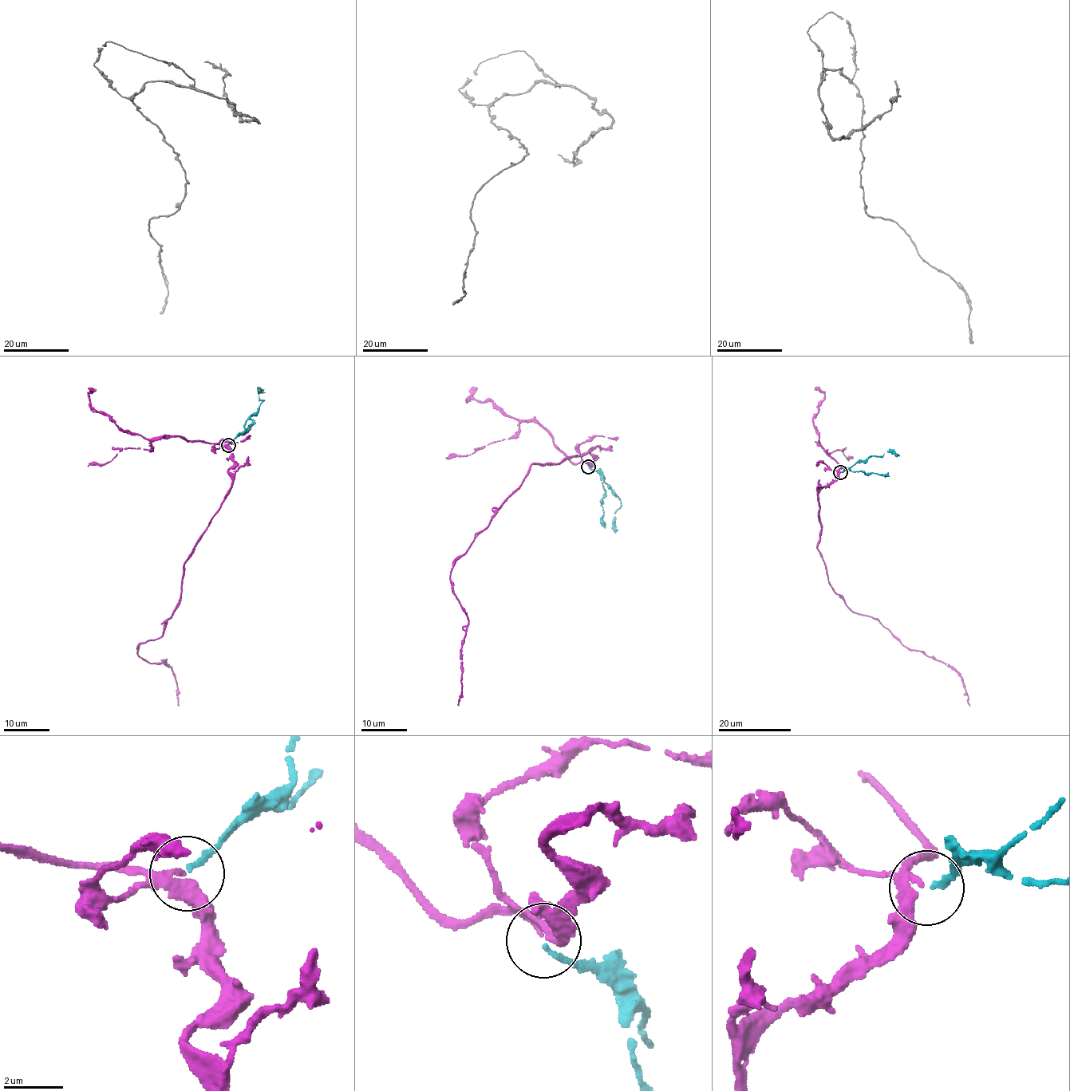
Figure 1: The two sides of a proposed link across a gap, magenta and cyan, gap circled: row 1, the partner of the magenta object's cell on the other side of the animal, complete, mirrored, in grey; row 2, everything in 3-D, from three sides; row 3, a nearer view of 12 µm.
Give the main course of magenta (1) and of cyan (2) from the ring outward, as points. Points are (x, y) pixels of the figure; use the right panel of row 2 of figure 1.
1: (840, 472), (819, 492), (818, 548), (829, 584), (848, 608), (878, 620), (904, 646), (951, 665), (970, 705)
2: (841, 472), (872, 456), (882, 456), (887, 452), (899, 455)

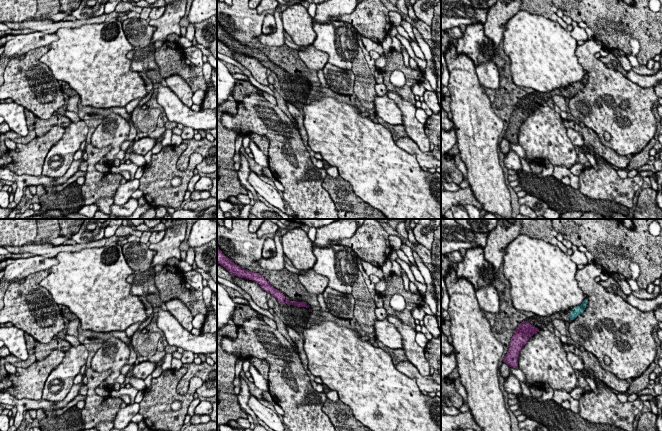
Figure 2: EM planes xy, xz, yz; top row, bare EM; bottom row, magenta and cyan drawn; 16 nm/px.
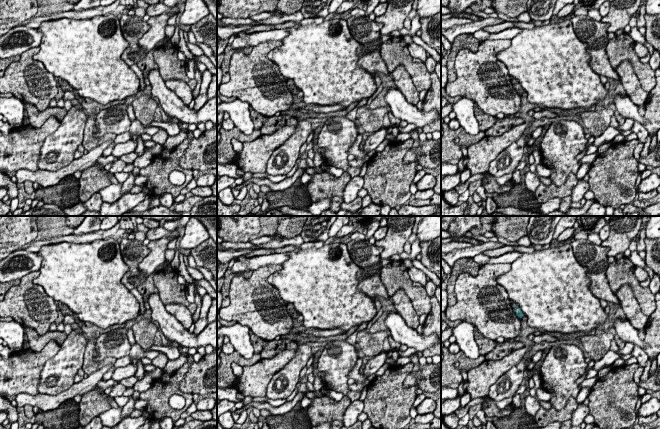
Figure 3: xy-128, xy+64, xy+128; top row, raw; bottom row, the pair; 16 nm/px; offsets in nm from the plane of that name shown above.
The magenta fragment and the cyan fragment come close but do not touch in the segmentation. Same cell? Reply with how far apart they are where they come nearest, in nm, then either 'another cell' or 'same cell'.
550 nm | same cell

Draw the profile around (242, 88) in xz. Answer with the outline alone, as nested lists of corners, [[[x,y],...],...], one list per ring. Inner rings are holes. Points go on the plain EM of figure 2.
[[[235,80],[232,97],[235,101],[242,101],[243,98],[252,93],[263,95],[263,91],[256,88],[249,80]]]

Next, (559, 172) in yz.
[[[554,166],[552,176],[559,181],[564,177],[568,177],[571,181],[570,185],[574,189],[578,189],[580,187],[579,176],[574,176],[565,166]]]

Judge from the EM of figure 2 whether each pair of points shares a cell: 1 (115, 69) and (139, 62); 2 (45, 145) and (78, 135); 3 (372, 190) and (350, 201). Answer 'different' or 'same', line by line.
1: different
2: different
3: different

